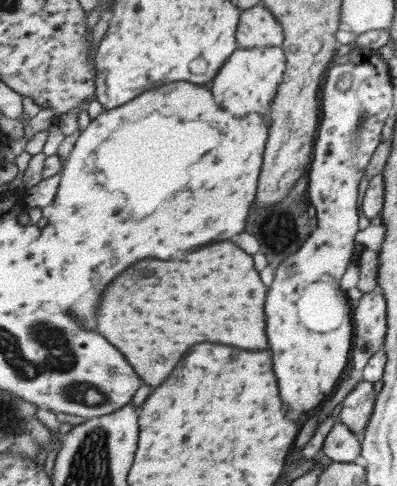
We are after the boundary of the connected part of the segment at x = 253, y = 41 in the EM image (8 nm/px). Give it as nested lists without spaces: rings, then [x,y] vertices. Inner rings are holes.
[[[254,6],[241,11],[236,29],[239,46],[280,46],[282,44],[282,26],[264,6]]]

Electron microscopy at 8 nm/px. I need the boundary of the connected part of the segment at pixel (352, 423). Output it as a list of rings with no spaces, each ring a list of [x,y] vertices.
[[[360,381],[342,401],[339,417],[354,434],[364,430],[368,424],[376,395],[372,382]]]

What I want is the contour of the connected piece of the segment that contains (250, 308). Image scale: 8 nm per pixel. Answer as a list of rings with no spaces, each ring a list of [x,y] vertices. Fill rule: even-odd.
[[[220,242],[220,244],[210,244],[210,246],[204,246],[192,254],[188,254],[184,260],[142,260],[142,262],[136,262],[132,264],[128,270],[124,270],[122,274],[118,274],[110,284],[108,288],[104,290],[102,298],[100,298],[100,304],[98,304],[98,310],[96,310],[96,324],[98,324],[98,332],[104,334],[104,338],[108,338],[108,342],[112,342],[122,354],[124,358],[128,360],[128,364],[134,368],[134,372],[150,386],[160,386],[168,374],[174,370],[174,366],[178,364],[178,360],[188,352],[188,348],[192,344],[198,344],[198,342],[206,342],[208,338],[212,338],[212,342],[220,342],[220,344],[228,344],[228,346],[238,346],[238,348],[244,348],[244,350],[266,350],[268,348],[268,338],[266,338],[266,318],[264,318],[264,302],[266,302],[266,286],[262,284],[258,272],[254,270],[254,264],[252,264],[252,258],[240,250],[238,246],[232,246],[230,242]]]

